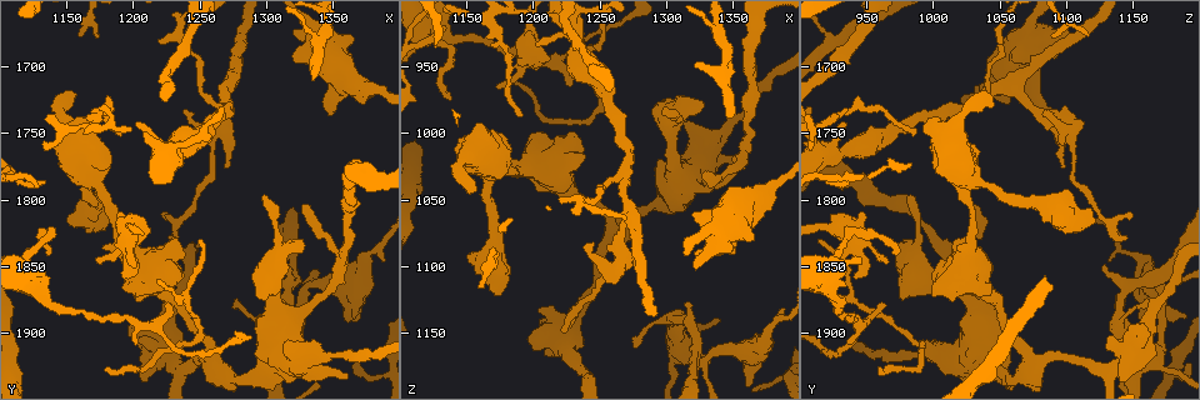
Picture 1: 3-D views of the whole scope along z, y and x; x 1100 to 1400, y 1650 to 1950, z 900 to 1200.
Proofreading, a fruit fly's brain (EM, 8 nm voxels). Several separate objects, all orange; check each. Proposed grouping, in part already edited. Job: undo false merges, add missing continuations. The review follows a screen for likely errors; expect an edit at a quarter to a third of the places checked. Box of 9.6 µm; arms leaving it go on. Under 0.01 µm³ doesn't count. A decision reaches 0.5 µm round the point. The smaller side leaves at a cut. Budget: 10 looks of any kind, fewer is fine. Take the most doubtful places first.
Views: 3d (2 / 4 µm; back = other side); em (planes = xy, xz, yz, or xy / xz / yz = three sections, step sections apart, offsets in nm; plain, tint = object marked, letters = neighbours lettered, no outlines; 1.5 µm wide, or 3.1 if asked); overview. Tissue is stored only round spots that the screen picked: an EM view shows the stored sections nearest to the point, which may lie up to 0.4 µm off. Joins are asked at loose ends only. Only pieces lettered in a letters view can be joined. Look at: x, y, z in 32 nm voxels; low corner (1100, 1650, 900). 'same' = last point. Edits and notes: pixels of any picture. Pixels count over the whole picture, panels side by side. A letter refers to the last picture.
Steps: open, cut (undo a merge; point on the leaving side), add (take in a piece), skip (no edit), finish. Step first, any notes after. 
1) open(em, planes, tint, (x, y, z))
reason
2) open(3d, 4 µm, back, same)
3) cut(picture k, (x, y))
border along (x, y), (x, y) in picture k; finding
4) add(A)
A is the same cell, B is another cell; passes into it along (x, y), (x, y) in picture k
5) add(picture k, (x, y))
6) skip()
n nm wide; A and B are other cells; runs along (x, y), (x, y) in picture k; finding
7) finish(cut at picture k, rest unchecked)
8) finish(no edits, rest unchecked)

open(em, xy, step 8, letters, (1172, 1846, 968))
free end

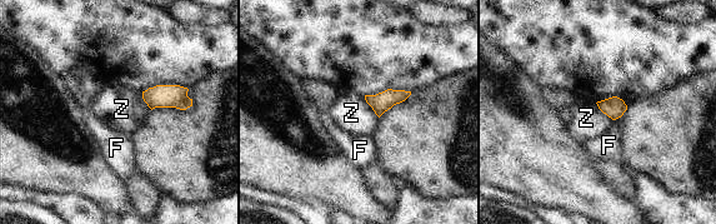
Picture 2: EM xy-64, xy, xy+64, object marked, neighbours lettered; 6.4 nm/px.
open(em, planes, letters, same)
cut it another way

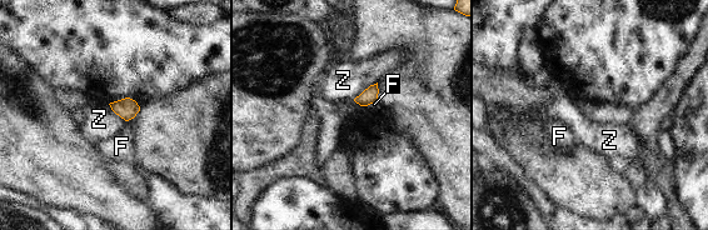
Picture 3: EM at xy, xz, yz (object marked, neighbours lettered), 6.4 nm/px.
skip()
F and Z are other cells; border along (377, 81), (353, 99) in picture 3; no lettered piece goes on from it

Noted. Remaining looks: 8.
open(3d, 2 µm, back, (1174, 1678, 1088))
an open end

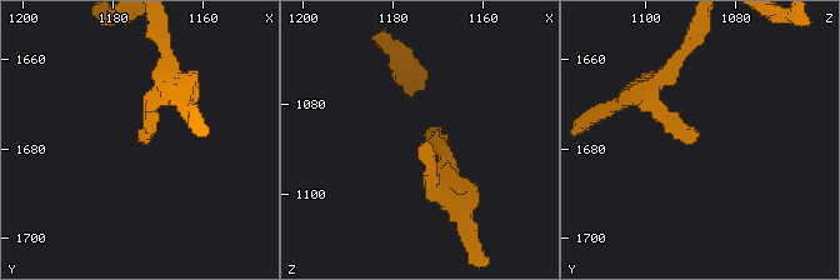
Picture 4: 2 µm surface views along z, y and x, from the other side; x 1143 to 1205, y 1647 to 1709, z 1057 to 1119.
open(em, 3.1 µm, planes, letters, (1173, 1678, 1089))

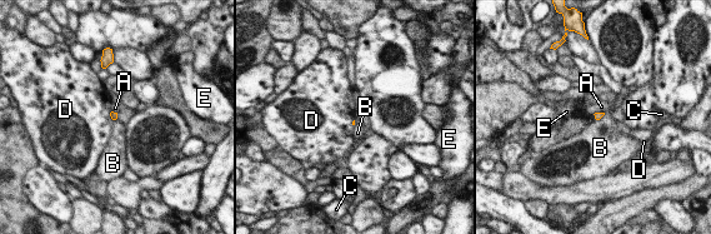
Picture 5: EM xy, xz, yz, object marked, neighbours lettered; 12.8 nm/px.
skip()
A, B, C, D and E are other cells; border along (110, 111), (110, 116), (114, 120) in picture 5; no lettered piece goes on from it

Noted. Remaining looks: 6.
open(em, xy, step 8, tint, (1192, 1748, 990))
long arm stops here

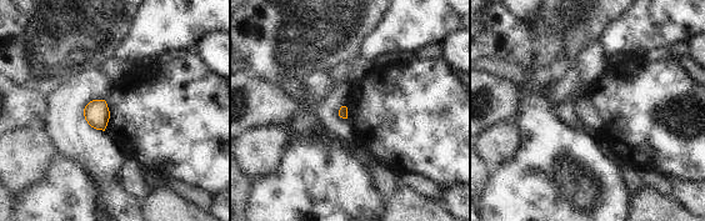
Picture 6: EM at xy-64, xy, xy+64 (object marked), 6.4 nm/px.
open(em, planes, letters, same)

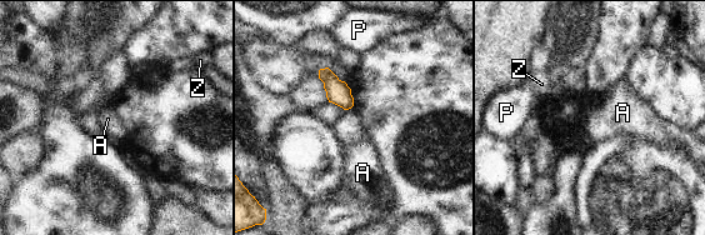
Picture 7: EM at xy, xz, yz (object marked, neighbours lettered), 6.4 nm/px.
skip()
A, P and Z are other cells; no lettered piece goes on from it

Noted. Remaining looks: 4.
open(3d, 4 µm, (1340, 1828, 1032))
narrows sharply

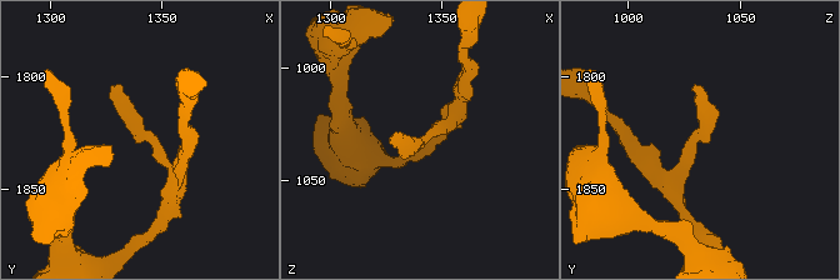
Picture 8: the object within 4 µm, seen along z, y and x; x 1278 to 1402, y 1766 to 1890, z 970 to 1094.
open(em, yz, step 8, tint, (1342, 1827, 1030))

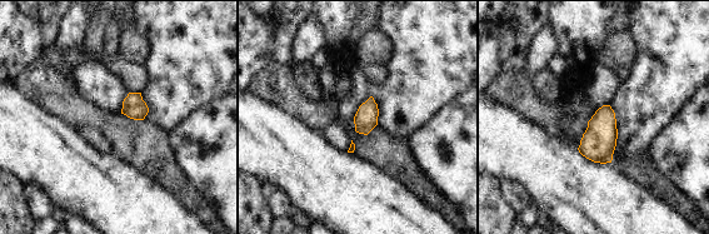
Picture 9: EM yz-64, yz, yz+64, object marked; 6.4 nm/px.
open(em, planes, letters, same)

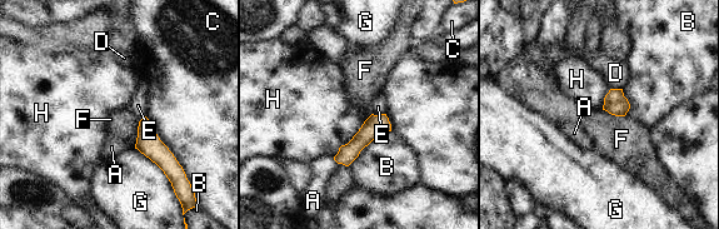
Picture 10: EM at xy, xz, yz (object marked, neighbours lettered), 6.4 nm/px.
skip()
C touches over 380 nm; A, B, C, D, E, F, G and H are other cells; runs along (383, 117), (340, 160) in picture 10; continuous, no second neuron

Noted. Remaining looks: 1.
finish(no edits, rest unchecked)

